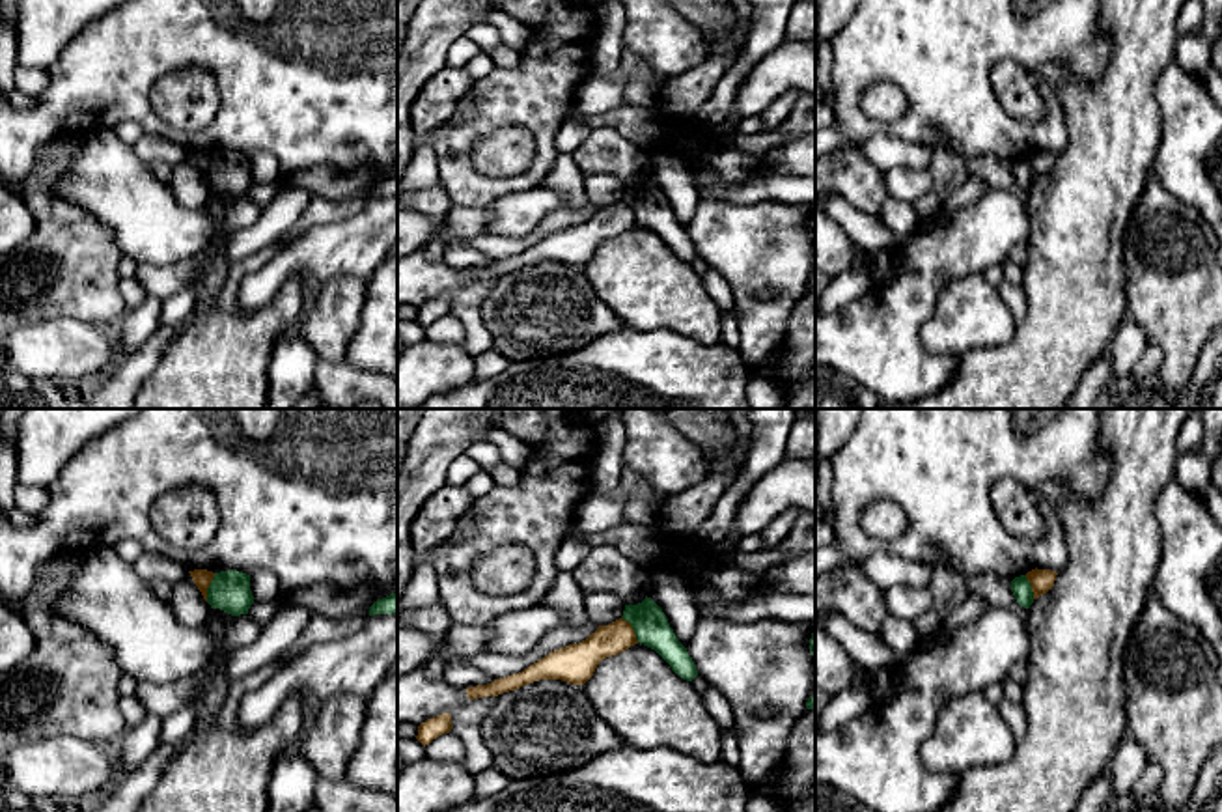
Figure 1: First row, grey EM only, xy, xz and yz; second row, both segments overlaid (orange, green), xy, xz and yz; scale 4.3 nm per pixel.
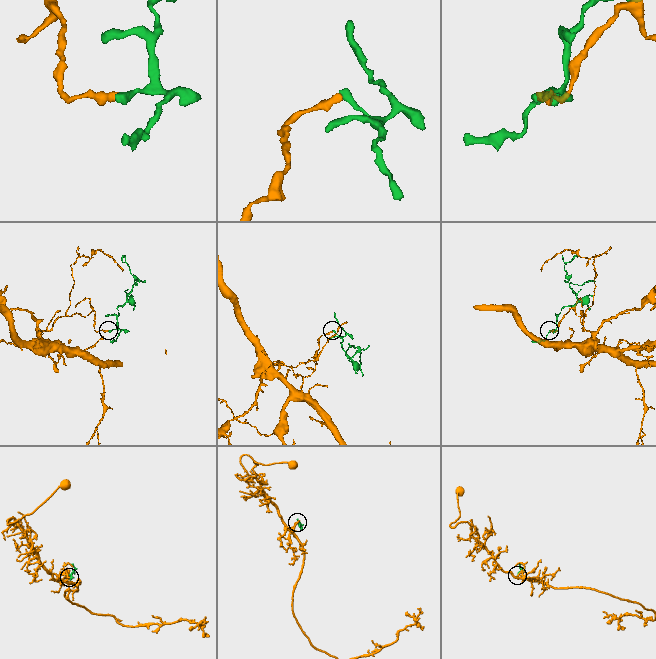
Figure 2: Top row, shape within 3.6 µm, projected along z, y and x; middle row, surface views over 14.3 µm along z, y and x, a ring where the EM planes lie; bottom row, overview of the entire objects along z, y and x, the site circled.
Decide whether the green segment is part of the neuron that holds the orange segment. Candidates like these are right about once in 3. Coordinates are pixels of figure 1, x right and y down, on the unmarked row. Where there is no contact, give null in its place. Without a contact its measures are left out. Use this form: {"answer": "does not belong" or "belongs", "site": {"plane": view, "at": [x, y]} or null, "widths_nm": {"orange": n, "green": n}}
{"answer": "does not belong", "site": {"plane": "xy", "at": [208, 168]}, "widths_nm": {"orange": 80, "green": 180}}

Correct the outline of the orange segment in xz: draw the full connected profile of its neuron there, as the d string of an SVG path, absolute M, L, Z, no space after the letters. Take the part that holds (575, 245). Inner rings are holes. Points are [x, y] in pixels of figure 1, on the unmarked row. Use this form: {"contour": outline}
{"contour": "M623 200L599 207L586 222L554 231L519 256L498 259L487 267L466 269L470 282L498 278L521 271L539 261L562 261L573 267L584 267L595 254L597 246L638 226L634 211Z"}

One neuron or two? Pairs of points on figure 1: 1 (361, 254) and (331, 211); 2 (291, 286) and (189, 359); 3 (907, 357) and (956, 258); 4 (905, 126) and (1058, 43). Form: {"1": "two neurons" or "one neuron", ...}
{"1": "two neurons", "2": "one neuron", "3": "one neuron", "4": "one neuron"}

